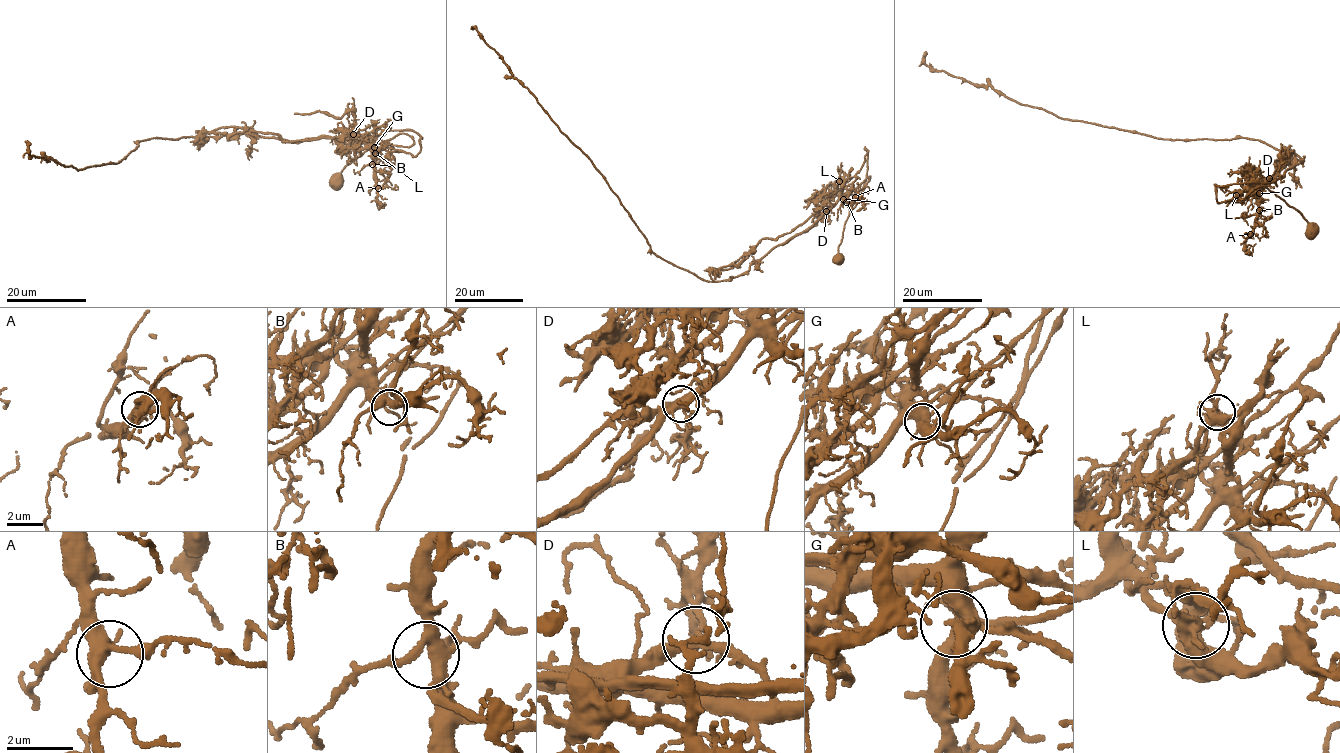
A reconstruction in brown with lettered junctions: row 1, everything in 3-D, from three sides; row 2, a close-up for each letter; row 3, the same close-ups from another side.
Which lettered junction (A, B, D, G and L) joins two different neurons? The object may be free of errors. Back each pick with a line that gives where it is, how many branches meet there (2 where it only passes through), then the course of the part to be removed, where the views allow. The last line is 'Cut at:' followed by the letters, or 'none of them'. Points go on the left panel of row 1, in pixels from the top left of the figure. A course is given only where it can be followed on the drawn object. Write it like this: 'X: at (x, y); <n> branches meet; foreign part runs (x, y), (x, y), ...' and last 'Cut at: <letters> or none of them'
L: at (375, 153); 5 branches meet; foreign part runs (375, 153), (367, 147), (354, 147), (338, 139), (285, 141), (277, 134), (251, 131), (207, 133), (196, 144)
Cut at: L

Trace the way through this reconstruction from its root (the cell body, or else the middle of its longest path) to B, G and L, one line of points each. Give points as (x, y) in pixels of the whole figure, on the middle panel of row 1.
B: (836, 259), (844, 224), (869, 176), (844, 199), (846, 202)
G: (836, 259), (844, 224), (870, 176), (843, 199)
L: (836, 259), (844, 224), (870, 176), (851, 193), (845, 194), (839, 181)

